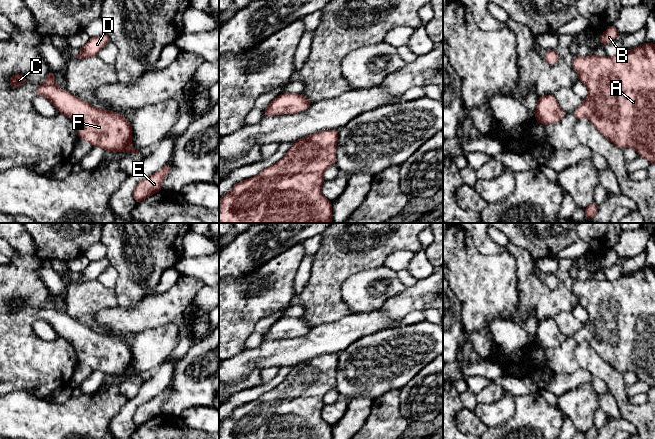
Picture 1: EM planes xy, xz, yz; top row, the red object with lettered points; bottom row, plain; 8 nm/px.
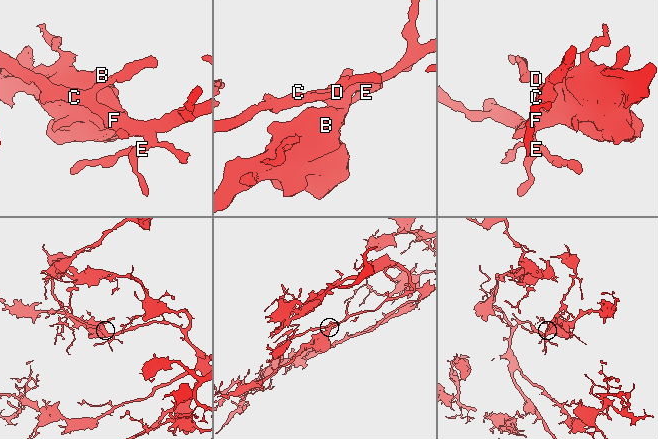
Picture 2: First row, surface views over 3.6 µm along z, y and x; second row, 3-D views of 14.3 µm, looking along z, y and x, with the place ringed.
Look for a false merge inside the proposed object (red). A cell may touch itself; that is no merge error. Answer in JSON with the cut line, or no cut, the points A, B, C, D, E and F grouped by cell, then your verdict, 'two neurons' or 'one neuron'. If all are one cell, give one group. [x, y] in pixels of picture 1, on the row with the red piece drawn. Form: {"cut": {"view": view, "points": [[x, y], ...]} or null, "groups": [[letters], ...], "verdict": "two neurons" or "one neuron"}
{"cut": null, "groups": [["A", "B", "C", "D", "E", "F"]], "verdict": "one neuron"}

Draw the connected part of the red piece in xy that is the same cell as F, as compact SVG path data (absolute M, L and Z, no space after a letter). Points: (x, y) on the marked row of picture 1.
M49 69L47 79L40 84L35 93L45 97L58 110L59 114L67 115L74 123L78 138L101 147L108 152L139 151L131 145L132 127L121 113L98 109L87 101L58 88L55 74Z

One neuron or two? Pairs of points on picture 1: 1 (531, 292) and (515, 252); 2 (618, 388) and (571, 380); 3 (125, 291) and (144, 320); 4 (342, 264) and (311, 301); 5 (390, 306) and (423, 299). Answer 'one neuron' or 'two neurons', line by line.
1: one neuron
2: two neurons
3: two neurons
4: one neuron
5: one neuron

